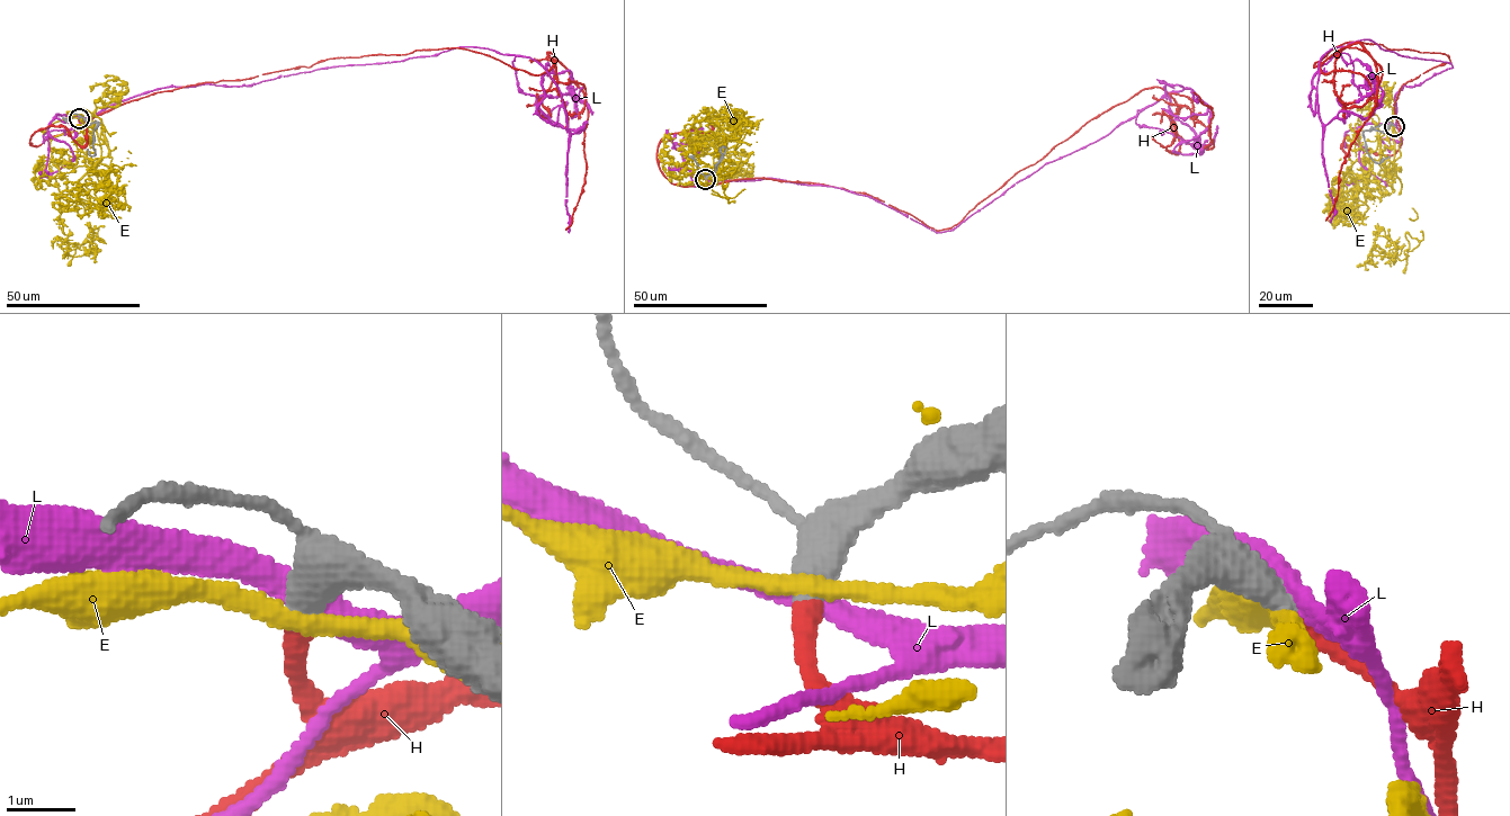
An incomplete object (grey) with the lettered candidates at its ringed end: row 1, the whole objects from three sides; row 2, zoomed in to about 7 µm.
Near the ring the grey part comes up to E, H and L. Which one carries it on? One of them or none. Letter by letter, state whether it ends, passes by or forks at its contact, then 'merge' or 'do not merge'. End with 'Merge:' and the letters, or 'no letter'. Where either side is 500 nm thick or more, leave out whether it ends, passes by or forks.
E: do not merge
H: it ends | merge
L: do not merge
Merge: H

